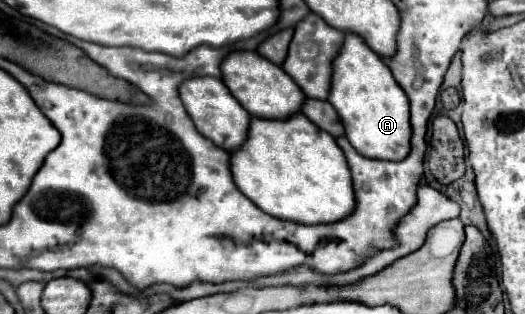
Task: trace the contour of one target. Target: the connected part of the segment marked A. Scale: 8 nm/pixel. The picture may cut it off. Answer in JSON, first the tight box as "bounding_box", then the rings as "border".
{"bounding_box":[330,34,410,162],"border":[[[348,34],[336,60],[334,60],[334,74],[332,74],[332,90],[330,90],[330,104],[336,108],[346,138],[350,144],[366,158],[372,160],[390,160],[398,162],[410,154],[410,104],[396,84],[390,68],[382,62],[382,58],[372,52],[360,36]]]}

